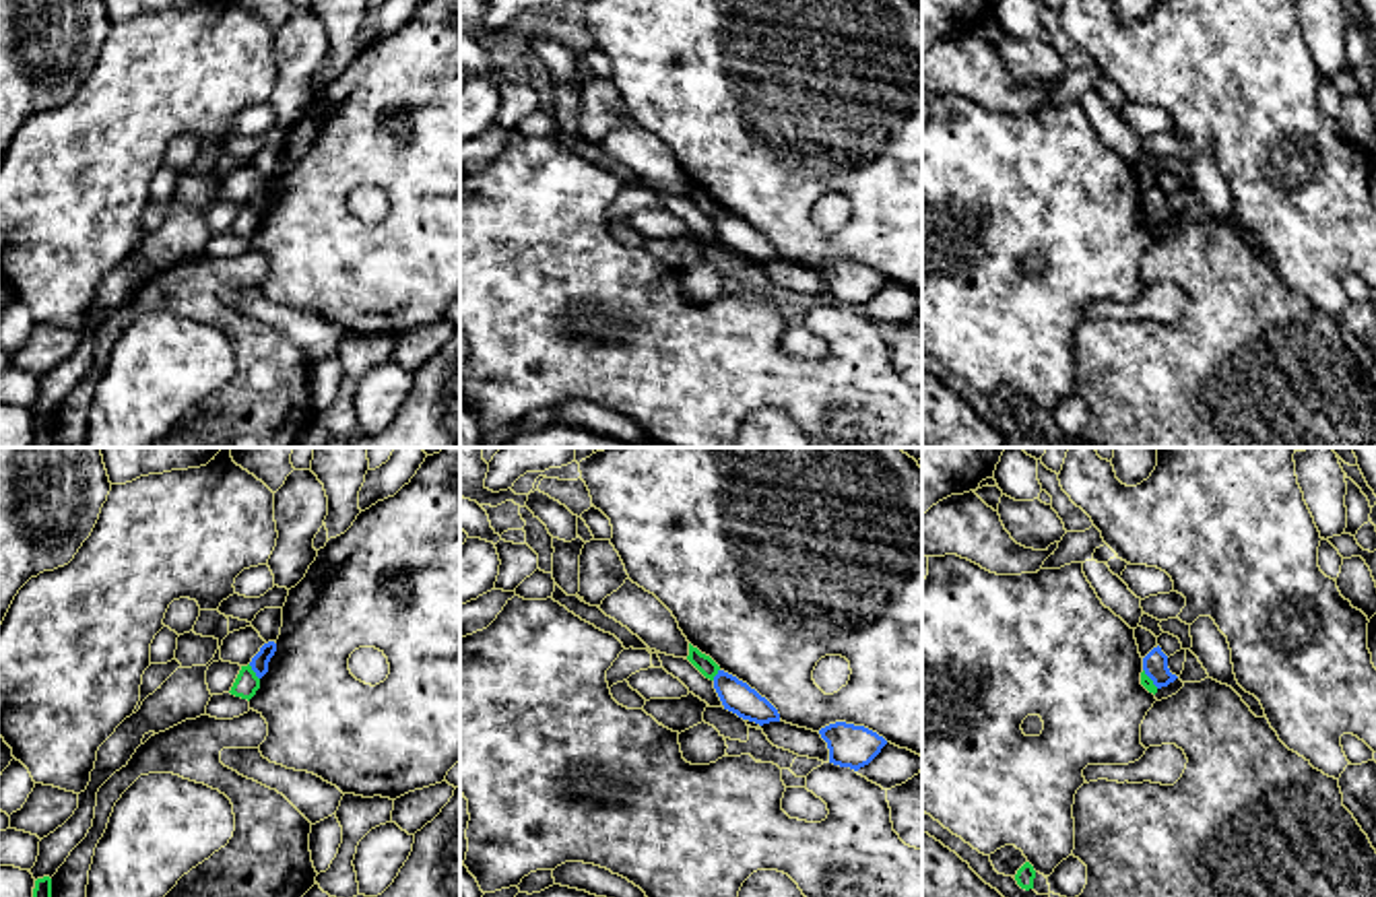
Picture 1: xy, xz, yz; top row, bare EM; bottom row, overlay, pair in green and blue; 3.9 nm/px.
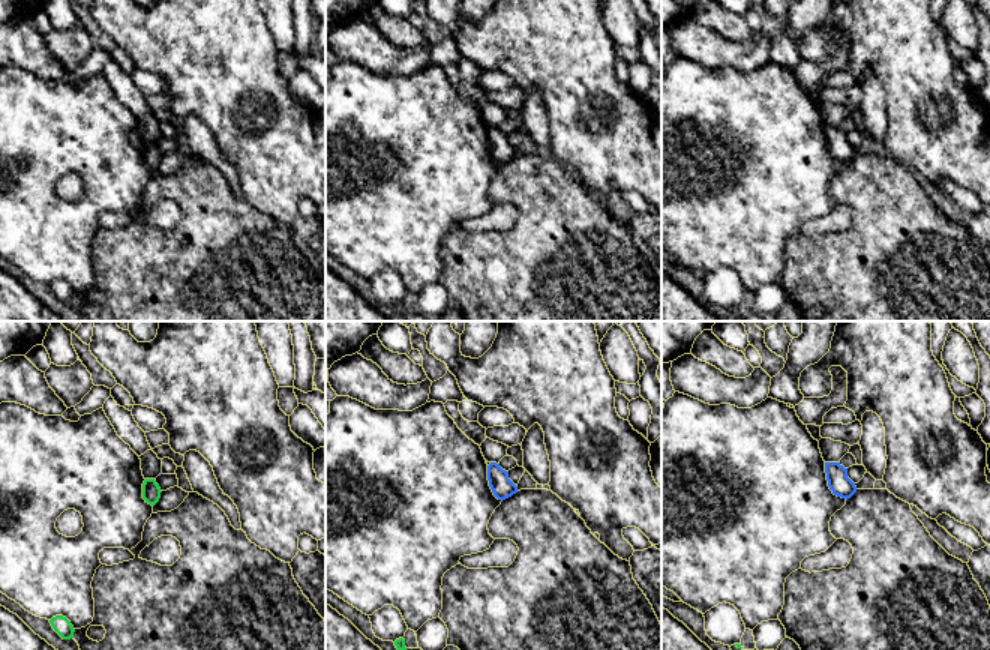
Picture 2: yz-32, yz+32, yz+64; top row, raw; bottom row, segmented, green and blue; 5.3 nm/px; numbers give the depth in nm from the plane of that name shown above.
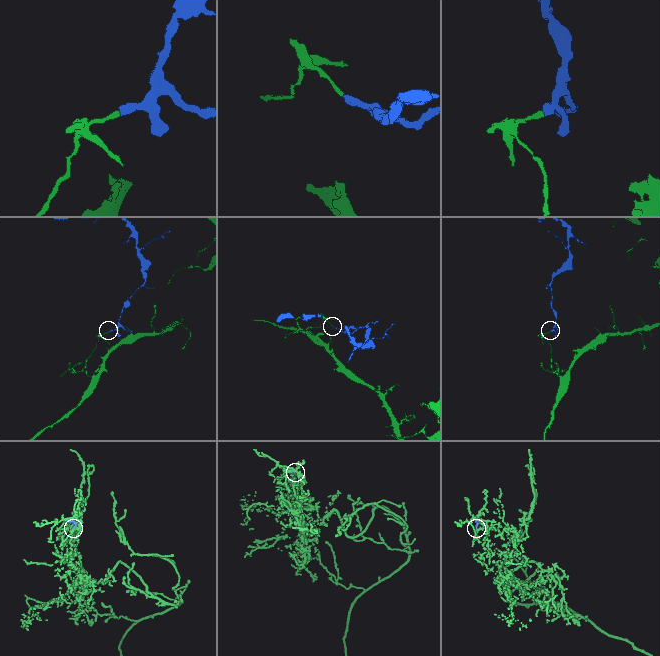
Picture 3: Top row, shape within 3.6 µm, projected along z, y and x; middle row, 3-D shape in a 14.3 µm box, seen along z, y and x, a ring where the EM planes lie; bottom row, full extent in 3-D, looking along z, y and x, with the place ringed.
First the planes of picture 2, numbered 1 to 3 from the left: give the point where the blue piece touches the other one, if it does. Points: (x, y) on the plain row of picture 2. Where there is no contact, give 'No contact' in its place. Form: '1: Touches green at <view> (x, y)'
1: No contact
2: No contact
3: No contact

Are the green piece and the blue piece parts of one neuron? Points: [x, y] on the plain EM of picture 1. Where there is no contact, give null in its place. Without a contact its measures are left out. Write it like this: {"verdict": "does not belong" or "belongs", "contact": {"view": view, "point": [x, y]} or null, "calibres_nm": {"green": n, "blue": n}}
{"verdict": "does not belong", "contact": {"view": "xy", "point": [254, 211]}, "calibres_nm": {"green": 90, "blue": 70}}

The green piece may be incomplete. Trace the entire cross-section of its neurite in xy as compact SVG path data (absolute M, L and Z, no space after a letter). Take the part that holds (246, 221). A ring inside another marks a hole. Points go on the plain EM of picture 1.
M248 202L248 204L241 204L229 231L250 239L258 227L260 227L260 217L256 214L252 204Z

